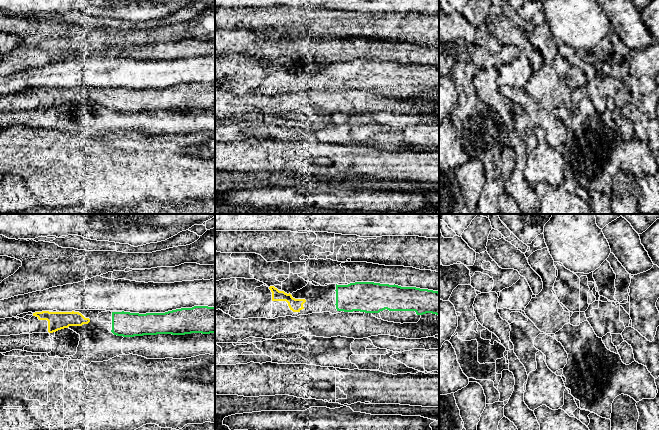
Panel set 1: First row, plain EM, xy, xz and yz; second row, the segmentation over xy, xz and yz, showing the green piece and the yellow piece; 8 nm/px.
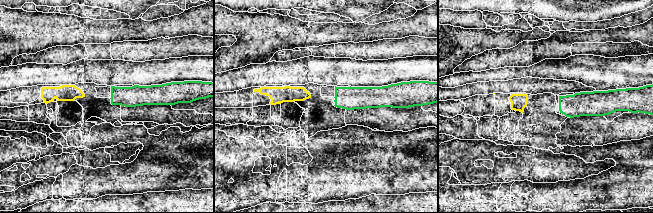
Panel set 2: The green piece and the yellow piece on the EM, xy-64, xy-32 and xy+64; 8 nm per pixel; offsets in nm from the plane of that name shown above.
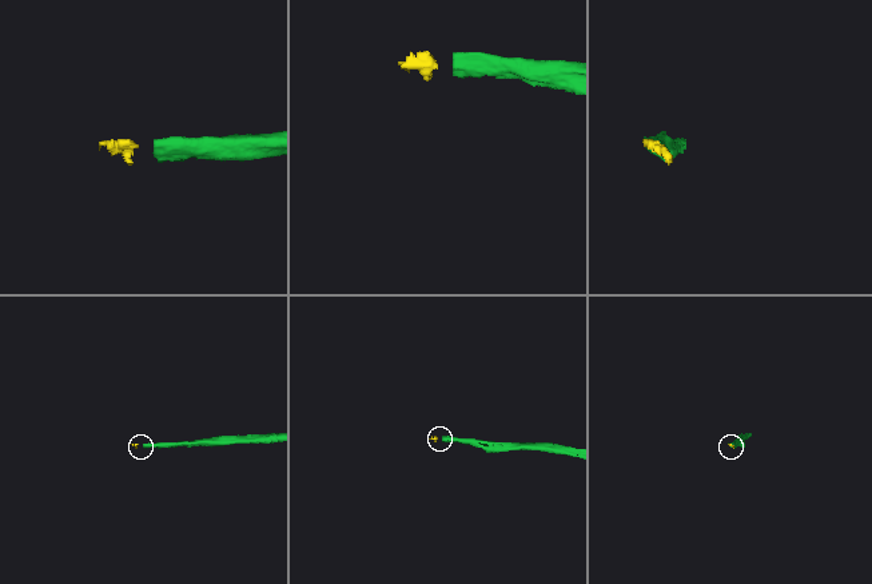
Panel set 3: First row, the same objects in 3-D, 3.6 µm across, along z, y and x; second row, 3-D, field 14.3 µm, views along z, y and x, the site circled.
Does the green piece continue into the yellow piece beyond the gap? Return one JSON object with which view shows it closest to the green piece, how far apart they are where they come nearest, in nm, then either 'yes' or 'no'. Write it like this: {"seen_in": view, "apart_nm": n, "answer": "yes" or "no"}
{"seen_in": "xy", "apart_nm": 180, "answer": "yes"}

